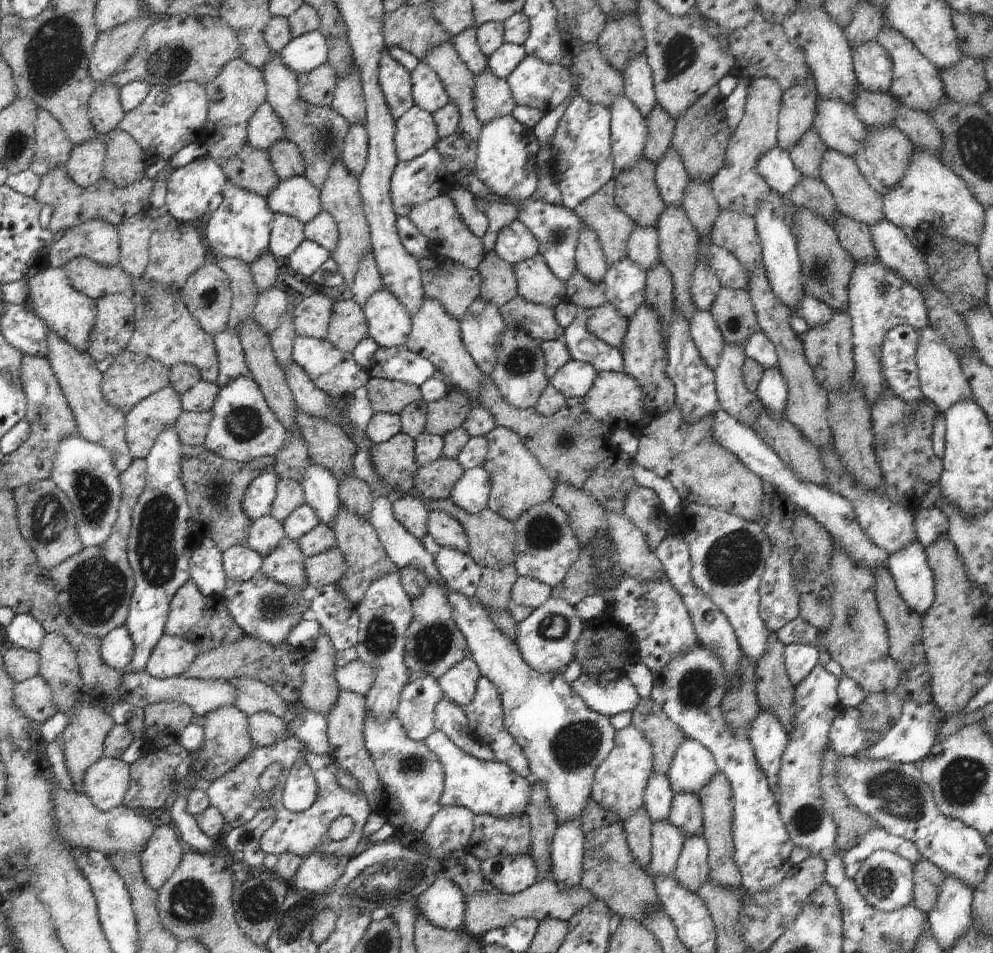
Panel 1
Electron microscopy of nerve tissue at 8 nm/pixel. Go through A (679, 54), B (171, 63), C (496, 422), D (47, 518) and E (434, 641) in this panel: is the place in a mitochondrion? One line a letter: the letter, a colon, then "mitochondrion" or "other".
A: mitochondrion
B: mitochondrion
C: other
D: mitochondrion
E: mitochondrion

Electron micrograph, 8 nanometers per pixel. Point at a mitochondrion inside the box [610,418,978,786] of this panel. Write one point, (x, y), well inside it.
(734, 557)

